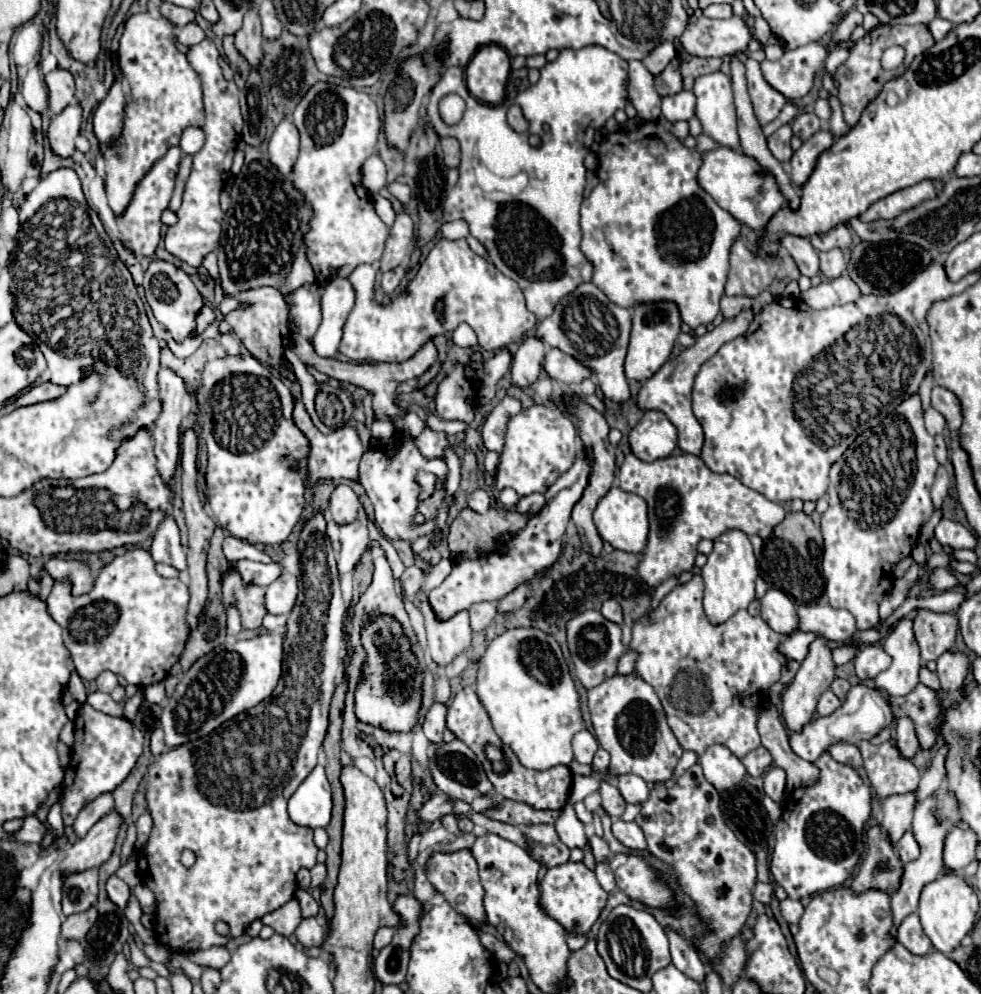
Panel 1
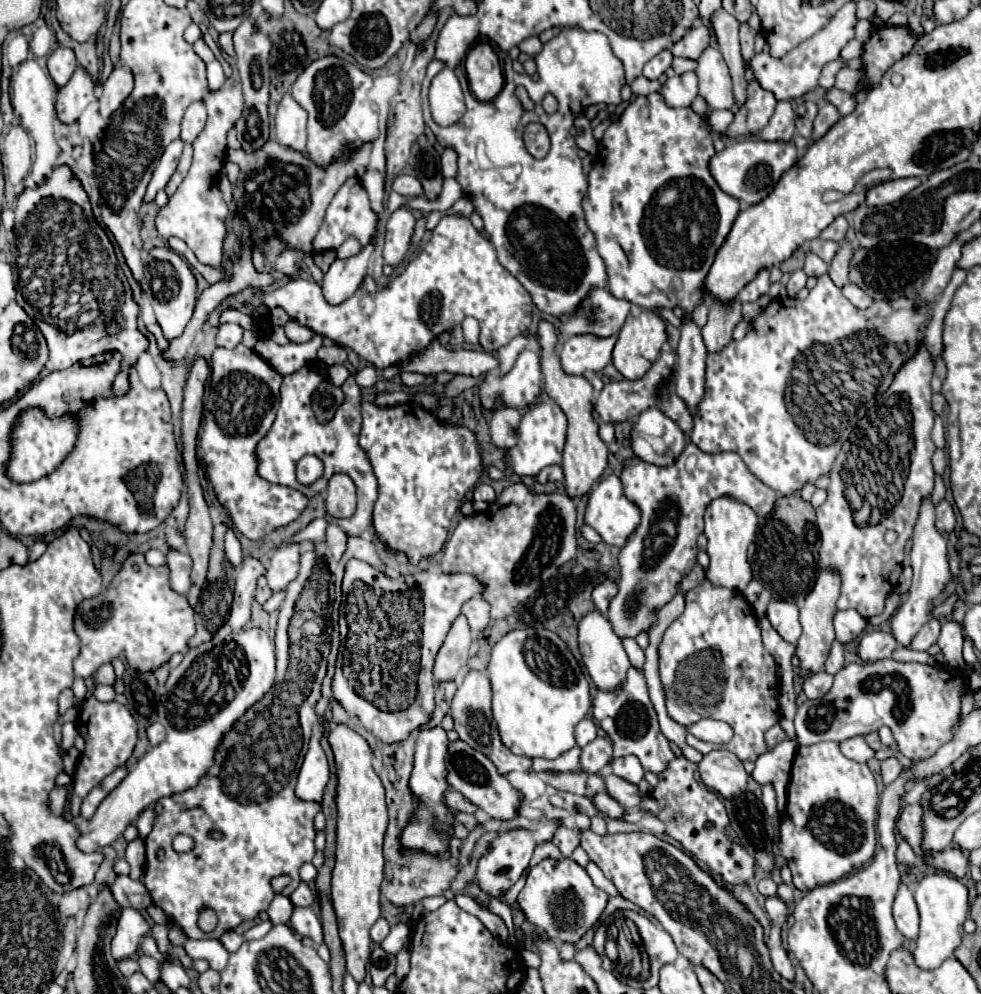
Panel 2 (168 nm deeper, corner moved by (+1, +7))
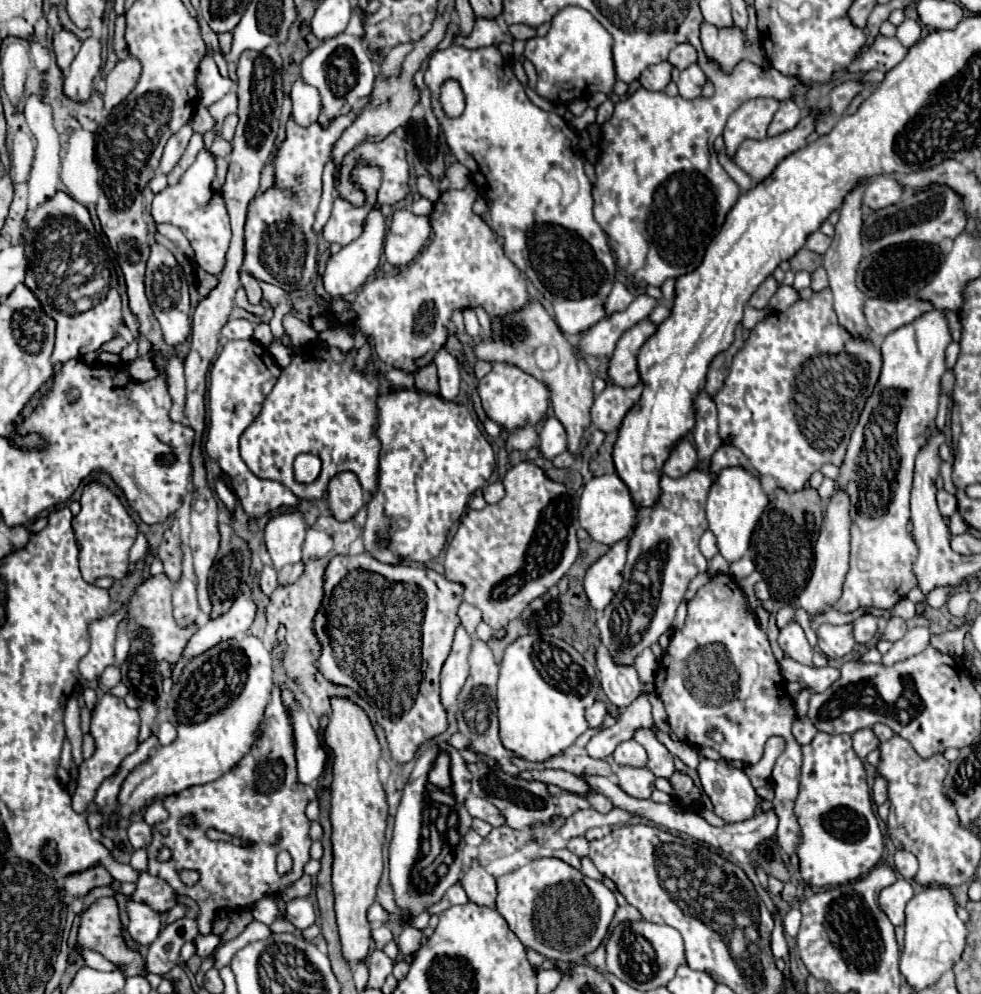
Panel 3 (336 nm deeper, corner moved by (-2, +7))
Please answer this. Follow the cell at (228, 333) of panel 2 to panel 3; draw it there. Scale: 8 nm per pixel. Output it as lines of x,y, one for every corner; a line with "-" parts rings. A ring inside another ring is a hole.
230,319
222,327
222,337
228,341
238,341
238,339
252,339
254,325
246,319

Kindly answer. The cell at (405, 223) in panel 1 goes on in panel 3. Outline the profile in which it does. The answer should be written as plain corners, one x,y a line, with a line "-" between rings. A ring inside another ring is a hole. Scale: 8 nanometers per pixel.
408,209
394,211
384,243
388,263
392,263
394,267
408,265
420,253
428,237
430,237
428,217
418,217

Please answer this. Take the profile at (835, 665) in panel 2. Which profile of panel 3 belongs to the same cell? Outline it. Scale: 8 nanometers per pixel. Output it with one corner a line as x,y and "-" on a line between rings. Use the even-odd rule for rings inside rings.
822,623
816,633
818,633
818,647
828,659
846,657
852,651
852,647
856,645
852,631
850,631
850,623
842,625
842,627

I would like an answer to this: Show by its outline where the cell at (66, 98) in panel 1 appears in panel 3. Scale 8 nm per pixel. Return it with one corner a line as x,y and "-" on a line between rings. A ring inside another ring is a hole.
62,29
60,33
54,33
52,47
54,47
54,53
56,53
58,67
60,67
62,71
66,71
66,69
72,65
76,53
80,51
80,41
78,41
76,35
72,35
70,31

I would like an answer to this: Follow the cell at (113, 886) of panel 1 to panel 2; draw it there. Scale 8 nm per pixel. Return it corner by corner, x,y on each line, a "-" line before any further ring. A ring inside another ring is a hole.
123,875
115,877
115,883
111,885
111,893
121,907
133,907
133,909
145,911
153,903
151,893
141,881
135,881

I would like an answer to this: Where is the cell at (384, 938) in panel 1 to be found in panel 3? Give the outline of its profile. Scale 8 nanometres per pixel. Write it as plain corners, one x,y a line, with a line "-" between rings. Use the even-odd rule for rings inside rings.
382,925
382,927
372,931
372,939
376,943
376,949
382,949
388,941
392,941
392,931
386,925

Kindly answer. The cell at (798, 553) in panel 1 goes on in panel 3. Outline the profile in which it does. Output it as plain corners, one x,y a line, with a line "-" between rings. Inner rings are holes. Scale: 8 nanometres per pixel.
776,489
770,495
768,509
756,525
752,537
752,557
756,571
762,573
770,587
772,599
780,603
794,603
804,591
814,565
814,543
818,541
822,525
822,501
816,489
802,489
796,493
786,493

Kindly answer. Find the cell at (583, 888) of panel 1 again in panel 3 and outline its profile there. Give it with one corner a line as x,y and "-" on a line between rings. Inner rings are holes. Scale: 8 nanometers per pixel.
536,859
520,867
518,871
498,877
498,913
508,921
510,929
518,935
524,947
532,947
540,955
558,963
578,963
586,953
594,951
606,937
616,907
616,897
608,887
582,875
578,869
570,867
560,859

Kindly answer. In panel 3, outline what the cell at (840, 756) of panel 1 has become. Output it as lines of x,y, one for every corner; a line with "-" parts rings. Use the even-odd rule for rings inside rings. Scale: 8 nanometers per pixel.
862,729
862,731
856,731
852,735
852,747
854,747
854,753
860,757
860,759
866,759
866,755
874,749
878,749
878,739
874,737
872,729

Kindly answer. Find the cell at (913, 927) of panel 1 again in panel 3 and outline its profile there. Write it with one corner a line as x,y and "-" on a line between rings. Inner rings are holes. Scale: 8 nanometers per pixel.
898,879
894,885
882,889
878,903
882,911
888,915
892,925
904,925
906,923
906,903
914,897
914,887
906,879

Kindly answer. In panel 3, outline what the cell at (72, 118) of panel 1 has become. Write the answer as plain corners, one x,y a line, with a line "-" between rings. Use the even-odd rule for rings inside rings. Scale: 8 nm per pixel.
90,37
82,41
80,53
76,55
70,69
64,73
64,95
76,103
86,103
94,93
94,77
100,73
100,67
102,67
102,47
100,47
100,41

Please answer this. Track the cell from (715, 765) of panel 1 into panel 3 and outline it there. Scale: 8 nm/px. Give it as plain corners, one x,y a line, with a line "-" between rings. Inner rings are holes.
700,759
698,765
698,775
702,781
702,791
710,797
714,811
718,817
722,817
726,823
738,823
746,821
754,815
756,811
756,791
748,779
748,775
742,769
732,767
728,761
712,761
712,759

